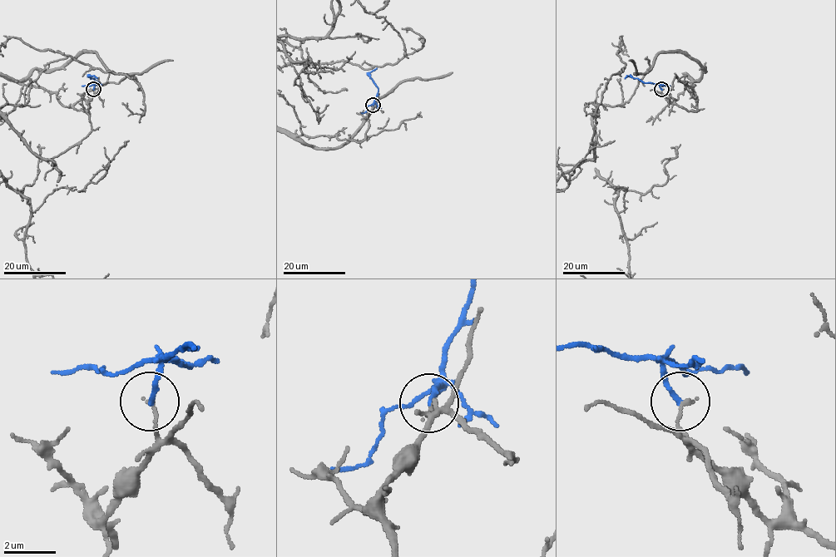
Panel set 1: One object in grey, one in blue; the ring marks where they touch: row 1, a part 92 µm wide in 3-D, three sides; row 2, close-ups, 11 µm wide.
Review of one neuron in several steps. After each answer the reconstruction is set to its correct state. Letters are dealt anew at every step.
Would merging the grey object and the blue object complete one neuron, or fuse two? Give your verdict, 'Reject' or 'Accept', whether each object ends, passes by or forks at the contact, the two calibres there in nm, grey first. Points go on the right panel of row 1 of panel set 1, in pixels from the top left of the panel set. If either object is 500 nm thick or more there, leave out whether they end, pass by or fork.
Reject. At the ring grey ends. At the ring blue ends. Thickness 160 nm (grey) against 190 nm

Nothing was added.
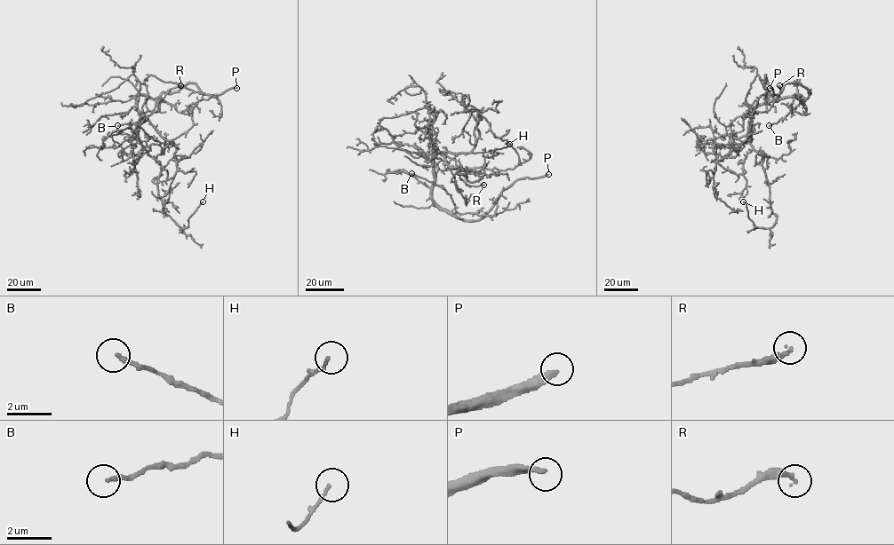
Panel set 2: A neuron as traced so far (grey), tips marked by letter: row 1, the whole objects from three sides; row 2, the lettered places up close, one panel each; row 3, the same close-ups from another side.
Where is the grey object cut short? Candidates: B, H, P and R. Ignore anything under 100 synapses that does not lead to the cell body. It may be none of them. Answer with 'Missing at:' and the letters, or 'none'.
Missing at: P

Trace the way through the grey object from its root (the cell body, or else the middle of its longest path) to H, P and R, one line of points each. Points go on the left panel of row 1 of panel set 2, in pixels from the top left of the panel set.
H: (139, 122), (139, 143), (160, 164), (157, 186), (164, 213), (180, 228), (185, 228), (189, 217), (203, 201)
P: (139, 122), (139, 95), (156, 98), (189, 83), (210, 95), (236, 88)
R: (139, 122), (147, 111), (159, 110), (161, 99), (170, 90), (180, 85)

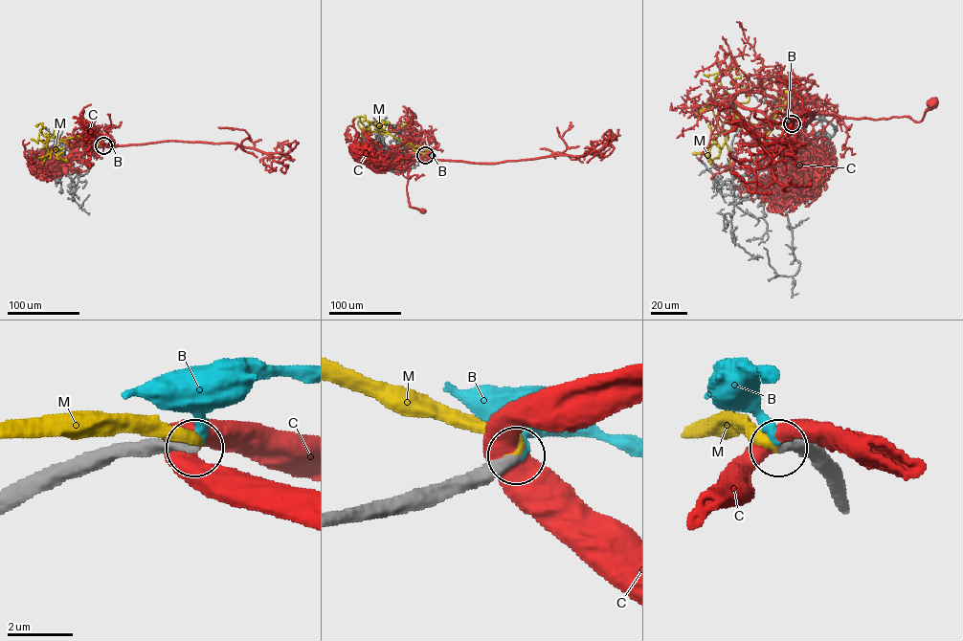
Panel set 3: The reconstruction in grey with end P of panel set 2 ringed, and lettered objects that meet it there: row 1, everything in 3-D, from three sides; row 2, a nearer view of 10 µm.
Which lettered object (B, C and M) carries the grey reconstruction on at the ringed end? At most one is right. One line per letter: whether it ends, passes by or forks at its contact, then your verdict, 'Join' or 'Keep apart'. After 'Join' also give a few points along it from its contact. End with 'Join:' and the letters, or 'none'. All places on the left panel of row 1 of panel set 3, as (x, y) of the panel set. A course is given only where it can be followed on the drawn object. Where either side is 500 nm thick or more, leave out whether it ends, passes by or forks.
B: It ends there. Keep apart
C: Keep apart
M: It ends there. Join. Its course: (103, 145), (76, 145), (45, 137), (39, 130), (44, 127), (42, 123), (38, 142), (31, 139)
Join: M

